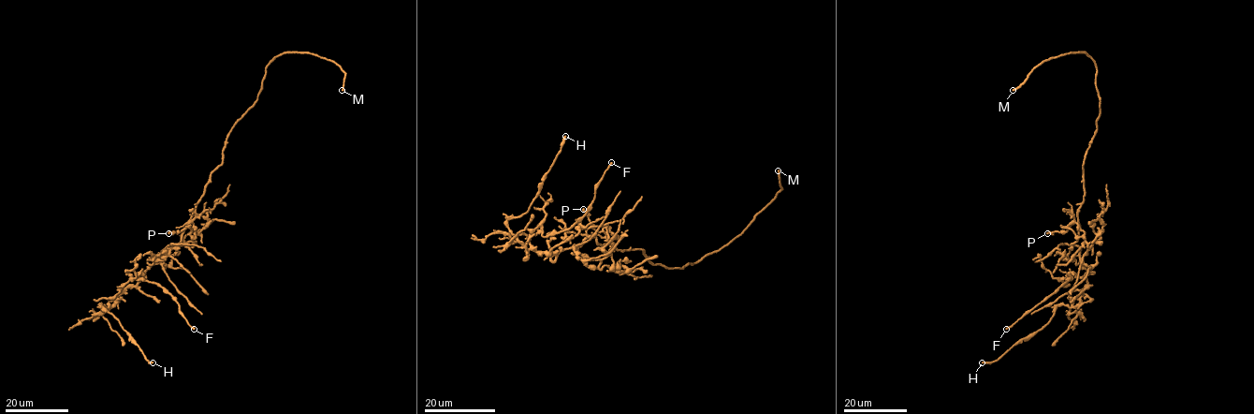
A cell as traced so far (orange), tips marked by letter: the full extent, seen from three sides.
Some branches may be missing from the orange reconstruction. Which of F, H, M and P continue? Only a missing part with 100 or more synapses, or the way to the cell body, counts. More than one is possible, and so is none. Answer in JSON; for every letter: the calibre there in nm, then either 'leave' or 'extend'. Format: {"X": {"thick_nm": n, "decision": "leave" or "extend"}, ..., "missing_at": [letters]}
{"F": {"thick_nm": 240, "decision": "leave"}, "H": {"thick_nm": 320, "decision": "leave"}, "M": {"thick_nm": 240, "decision": "extend"}, "P": {"thick_nm": 240, "decision": "leave"}, "missing_at": ["M"]}

